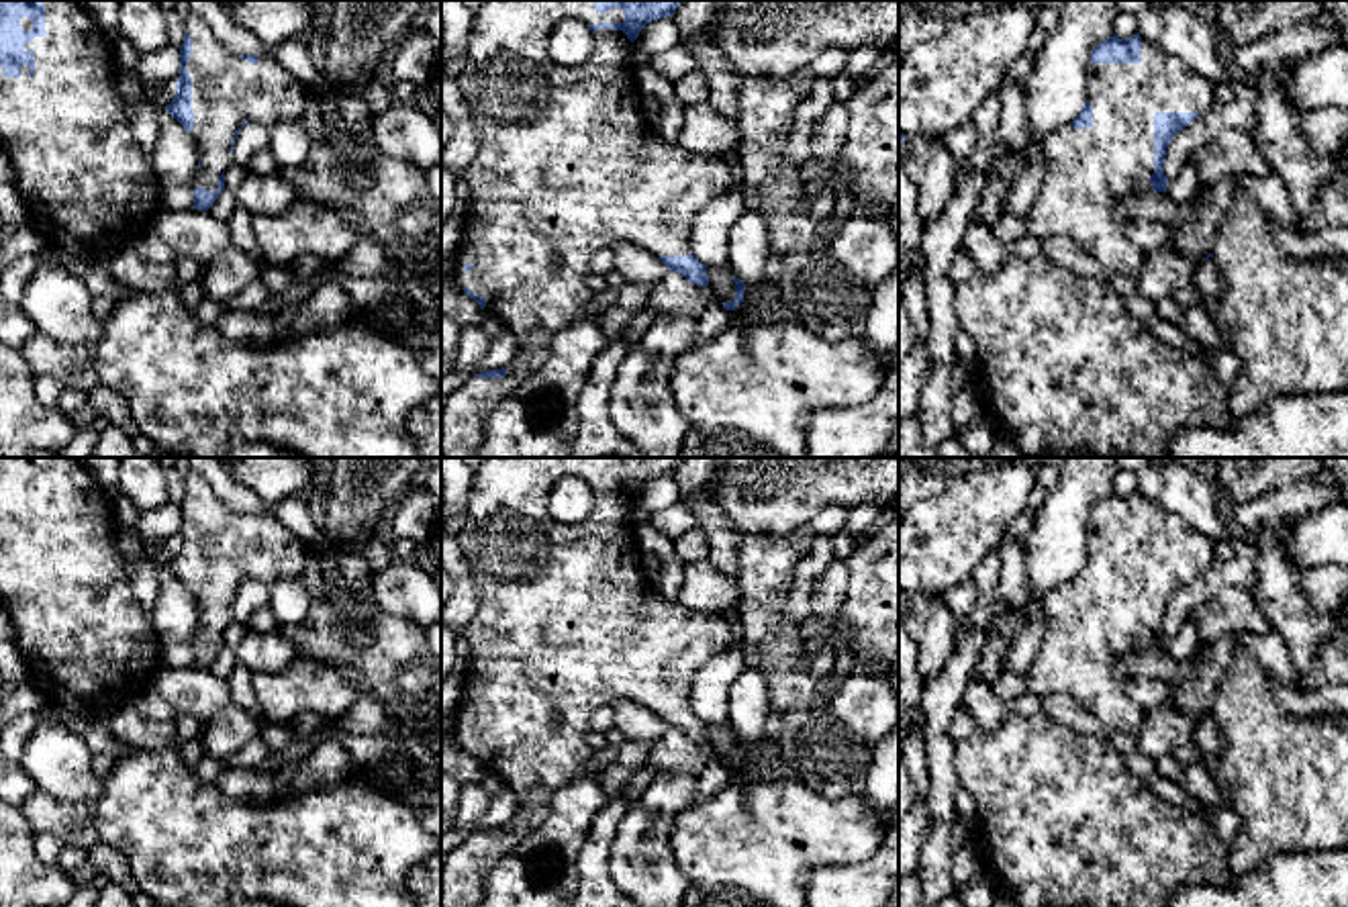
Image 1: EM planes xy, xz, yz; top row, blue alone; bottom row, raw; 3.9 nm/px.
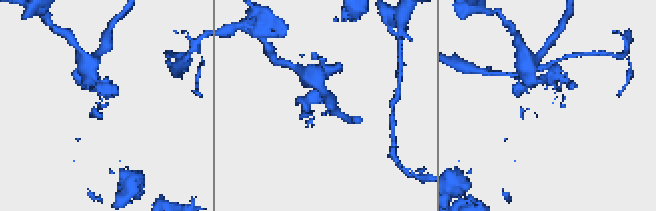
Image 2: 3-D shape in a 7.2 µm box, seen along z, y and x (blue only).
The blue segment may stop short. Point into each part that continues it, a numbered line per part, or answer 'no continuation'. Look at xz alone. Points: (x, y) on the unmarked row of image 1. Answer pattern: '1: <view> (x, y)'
1: xz (564, 622)

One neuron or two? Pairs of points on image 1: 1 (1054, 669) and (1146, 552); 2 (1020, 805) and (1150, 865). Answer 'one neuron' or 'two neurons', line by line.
1: one neuron
2: one neuron

